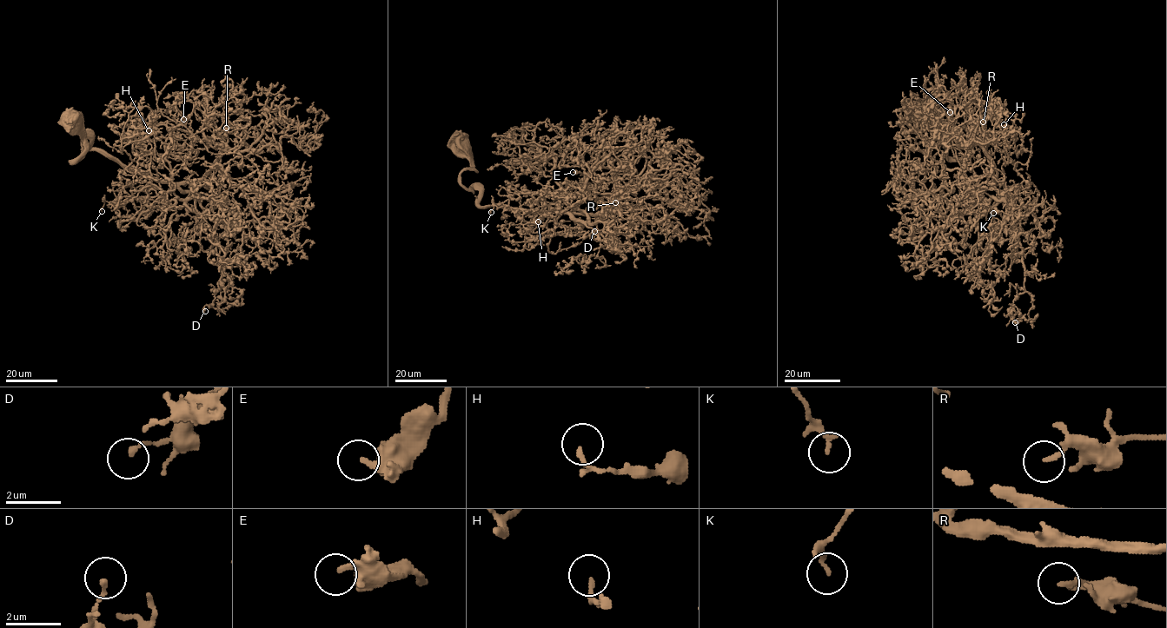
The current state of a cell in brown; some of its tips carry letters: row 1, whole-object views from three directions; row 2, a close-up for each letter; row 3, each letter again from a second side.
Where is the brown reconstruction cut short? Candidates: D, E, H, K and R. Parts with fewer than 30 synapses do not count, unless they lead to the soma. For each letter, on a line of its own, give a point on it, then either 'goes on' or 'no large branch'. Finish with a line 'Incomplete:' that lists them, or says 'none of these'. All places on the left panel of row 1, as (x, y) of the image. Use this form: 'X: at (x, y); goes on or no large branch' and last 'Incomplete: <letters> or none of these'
D: at (205, 311); no large branch
E: at (183, 119); no large branch
H: at (149, 130); no large branch
K: at (102, 211); no large branch
R: at (226, 128); no large branch
Incomplete: none of these

